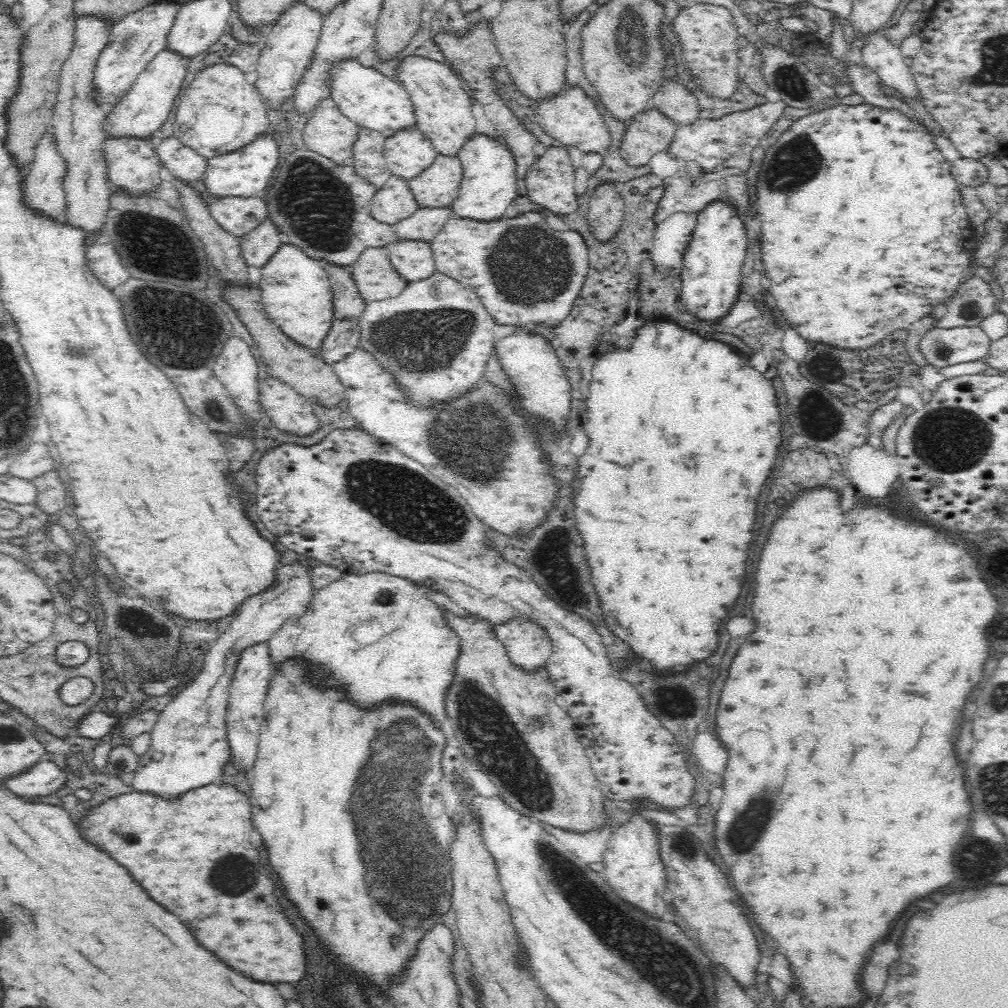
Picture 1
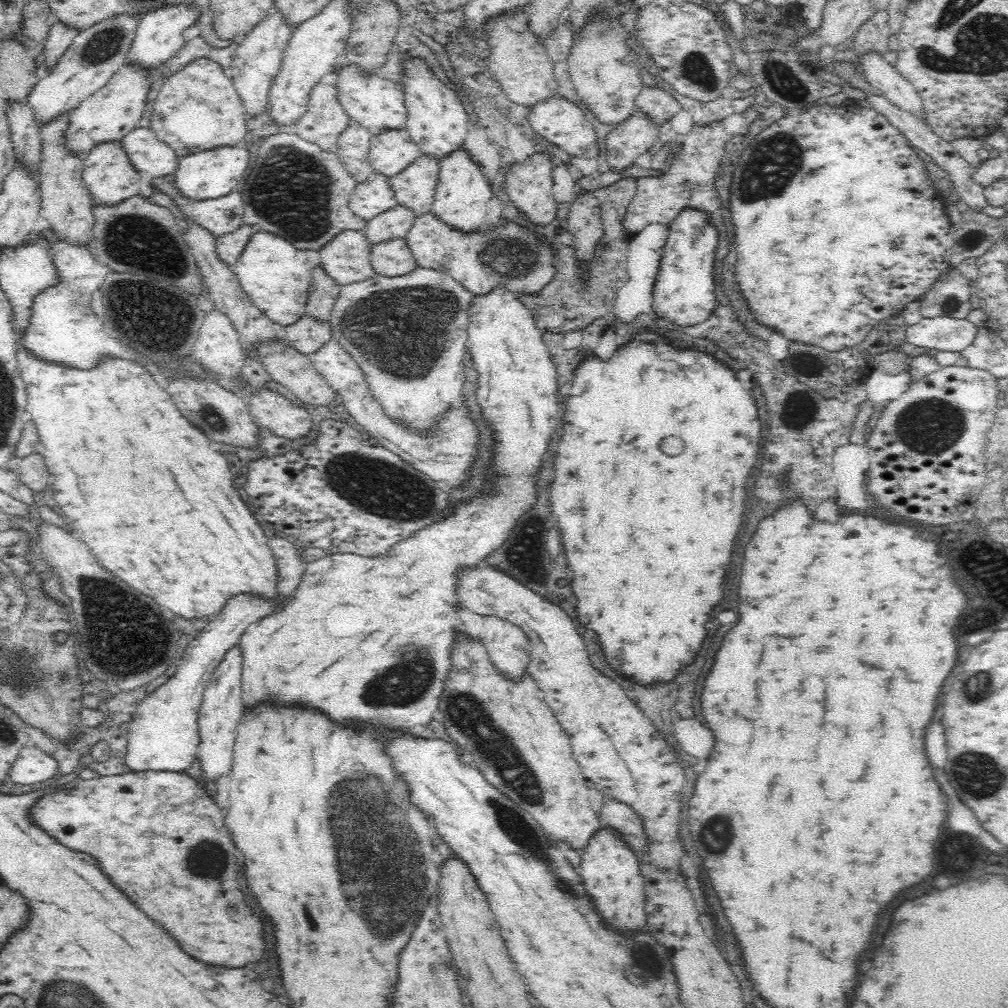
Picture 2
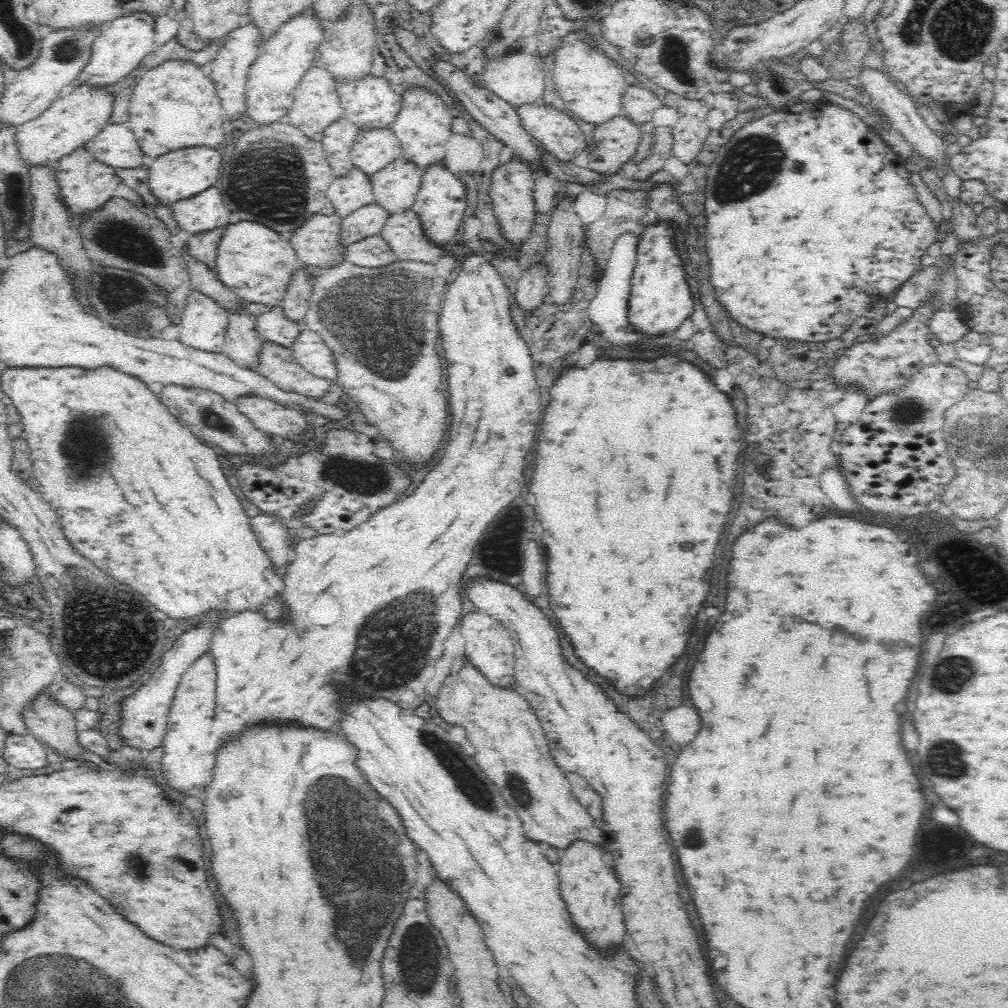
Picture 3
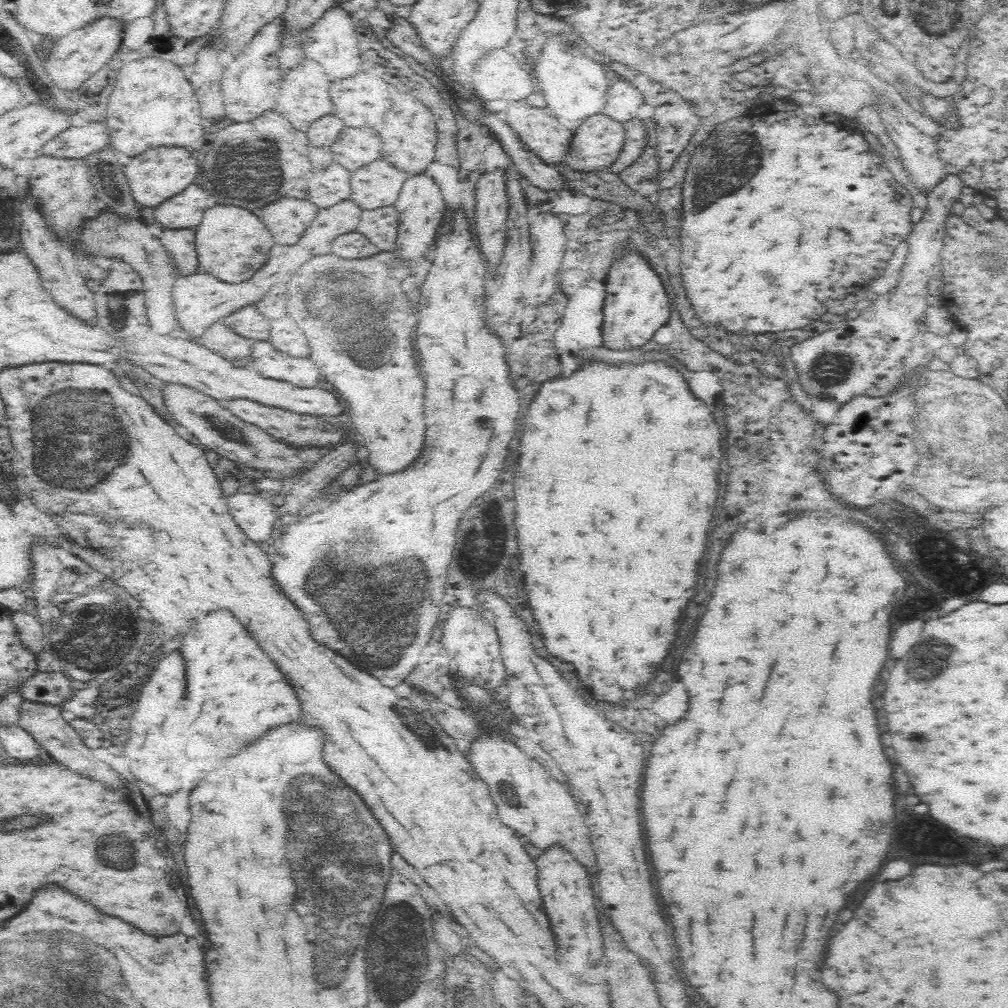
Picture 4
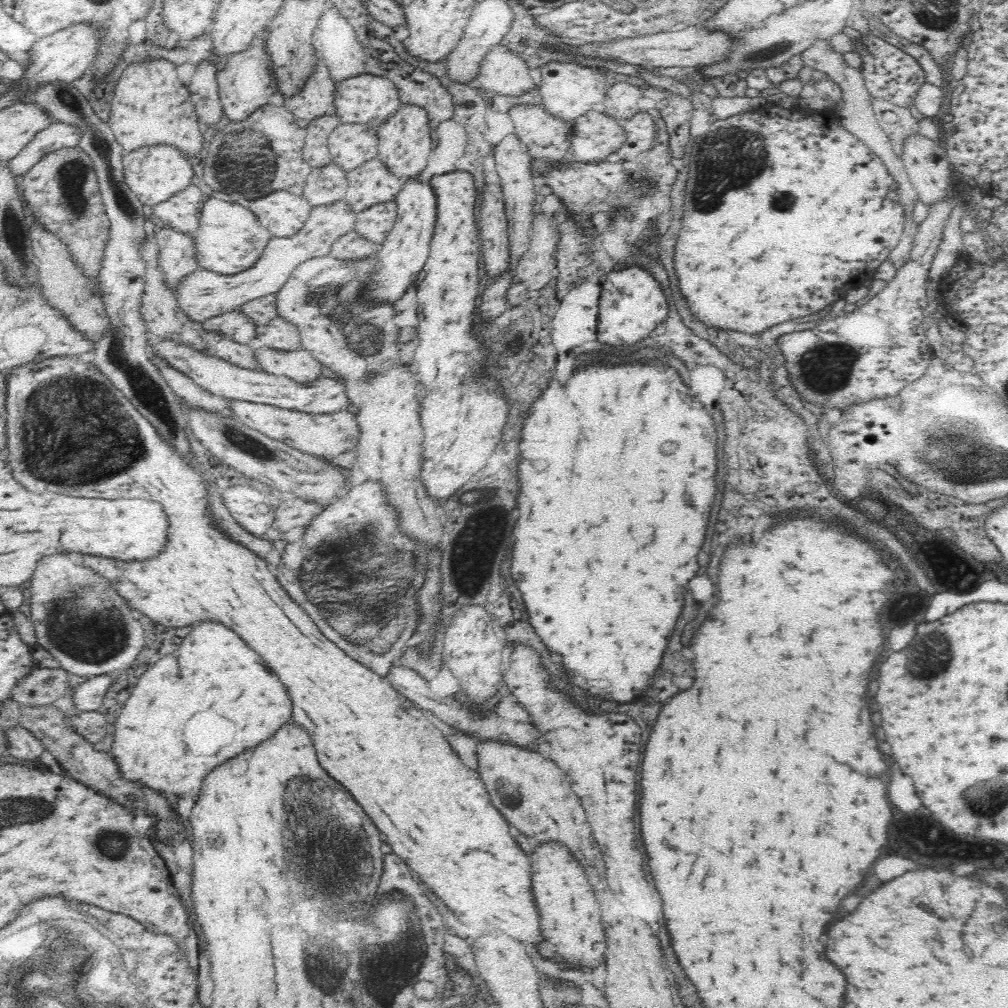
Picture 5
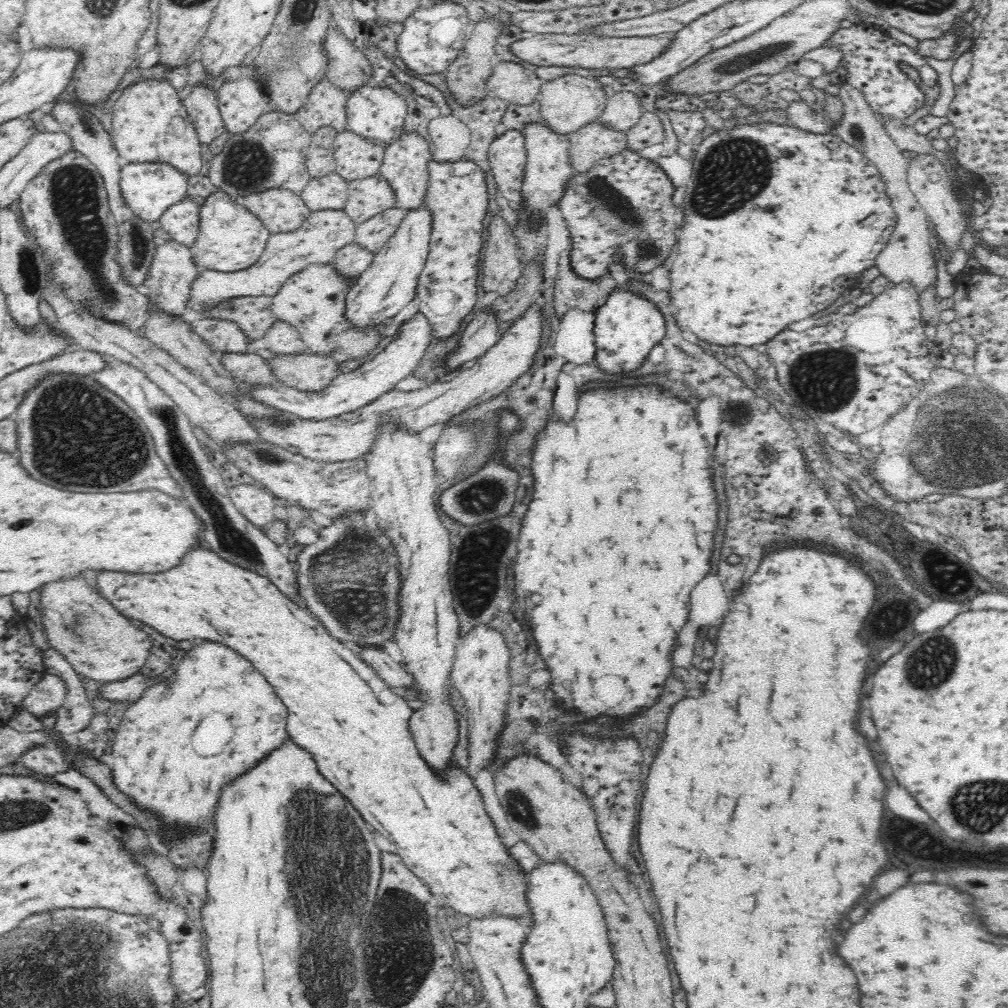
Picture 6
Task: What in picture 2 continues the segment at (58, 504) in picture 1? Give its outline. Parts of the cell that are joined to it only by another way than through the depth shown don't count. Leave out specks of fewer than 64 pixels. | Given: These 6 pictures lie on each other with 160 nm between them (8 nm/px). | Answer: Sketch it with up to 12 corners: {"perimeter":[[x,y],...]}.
{"perimeter":[[39,451],[14,456],[11,471],[35,494],[49,487],[50,474]]}

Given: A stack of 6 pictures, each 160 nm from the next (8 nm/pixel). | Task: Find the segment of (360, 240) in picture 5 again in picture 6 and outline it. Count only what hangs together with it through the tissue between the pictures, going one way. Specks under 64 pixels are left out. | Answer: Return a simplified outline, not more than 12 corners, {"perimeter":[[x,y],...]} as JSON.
{"perimeter":[[352,242],[336,252],[334,266],[355,280],[367,270],[374,251]]}

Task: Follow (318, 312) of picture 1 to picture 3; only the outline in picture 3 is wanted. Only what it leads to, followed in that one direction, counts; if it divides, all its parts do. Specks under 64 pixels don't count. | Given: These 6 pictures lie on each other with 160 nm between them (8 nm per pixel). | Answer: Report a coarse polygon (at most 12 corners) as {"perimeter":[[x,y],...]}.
{"perimeter":[[220,227],[212,268],[242,299],[280,307],[302,266],[285,235]]}

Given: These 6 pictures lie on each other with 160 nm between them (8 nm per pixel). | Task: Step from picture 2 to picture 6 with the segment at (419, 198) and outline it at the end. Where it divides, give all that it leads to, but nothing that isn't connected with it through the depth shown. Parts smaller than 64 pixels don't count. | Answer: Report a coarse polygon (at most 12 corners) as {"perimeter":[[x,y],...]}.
{"perimeter":[[380,172],[352,180],[346,214],[354,222],[396,206]]}

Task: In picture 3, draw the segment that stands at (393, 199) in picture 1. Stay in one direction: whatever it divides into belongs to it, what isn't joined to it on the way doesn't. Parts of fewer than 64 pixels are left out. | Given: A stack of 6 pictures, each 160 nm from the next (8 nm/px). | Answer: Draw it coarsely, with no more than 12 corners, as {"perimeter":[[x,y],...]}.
{"perimeter":[[352,169],[330,182],[337,216],[373,203],[368,175]]}

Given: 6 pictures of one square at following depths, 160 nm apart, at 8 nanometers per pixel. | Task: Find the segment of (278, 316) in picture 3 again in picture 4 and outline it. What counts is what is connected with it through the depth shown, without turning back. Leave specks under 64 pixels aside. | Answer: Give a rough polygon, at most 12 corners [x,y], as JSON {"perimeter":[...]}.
{"perimeter":[[248,306],[219,314],[242,338],[266,340],[269,319]]}

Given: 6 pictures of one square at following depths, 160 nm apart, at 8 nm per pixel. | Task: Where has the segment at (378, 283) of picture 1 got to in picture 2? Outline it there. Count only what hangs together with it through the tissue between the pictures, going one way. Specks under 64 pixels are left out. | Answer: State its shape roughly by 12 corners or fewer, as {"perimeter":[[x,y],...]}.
{"perimeter":[[342,229],[315,251],[341,285],[376,275],[361,231]]}

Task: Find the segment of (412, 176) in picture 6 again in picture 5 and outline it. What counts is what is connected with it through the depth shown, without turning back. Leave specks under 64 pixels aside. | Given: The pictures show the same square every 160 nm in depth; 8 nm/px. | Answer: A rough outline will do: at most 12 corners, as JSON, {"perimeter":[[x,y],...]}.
{"perimeter":[[402,103],[376,128],[379,159],[418,176],[435,145],[428,113]]}

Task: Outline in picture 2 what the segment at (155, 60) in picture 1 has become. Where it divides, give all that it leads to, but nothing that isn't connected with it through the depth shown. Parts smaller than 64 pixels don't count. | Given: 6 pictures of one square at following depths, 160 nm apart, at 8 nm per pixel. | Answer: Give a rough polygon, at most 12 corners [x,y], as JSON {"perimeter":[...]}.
{"perimeter":[[124,65],[65,112],[61,144],[85,155],[139,127],[148,69]]}

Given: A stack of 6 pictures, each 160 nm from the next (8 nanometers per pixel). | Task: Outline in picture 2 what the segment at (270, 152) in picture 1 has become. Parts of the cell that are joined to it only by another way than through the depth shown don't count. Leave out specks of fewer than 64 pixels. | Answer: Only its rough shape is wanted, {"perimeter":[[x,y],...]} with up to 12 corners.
{"perimeter":[[246,145],[178,157],[180,196],[200,200],[236,190]]}

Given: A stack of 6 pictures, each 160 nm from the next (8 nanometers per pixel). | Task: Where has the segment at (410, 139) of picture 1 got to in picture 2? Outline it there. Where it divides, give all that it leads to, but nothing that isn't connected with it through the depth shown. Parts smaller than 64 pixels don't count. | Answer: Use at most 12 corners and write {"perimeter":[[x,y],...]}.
{"perimeter":[[403,128],[370,140],[374,172],[389,177],[422,155]]}

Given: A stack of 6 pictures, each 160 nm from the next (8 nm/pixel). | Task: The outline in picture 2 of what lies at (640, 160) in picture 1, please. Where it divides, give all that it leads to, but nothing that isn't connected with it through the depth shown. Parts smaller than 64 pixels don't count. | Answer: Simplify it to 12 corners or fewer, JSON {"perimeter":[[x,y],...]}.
{"perimeter":[[639,111],[606,131],[606,164],[630,167],[658,128]]}

